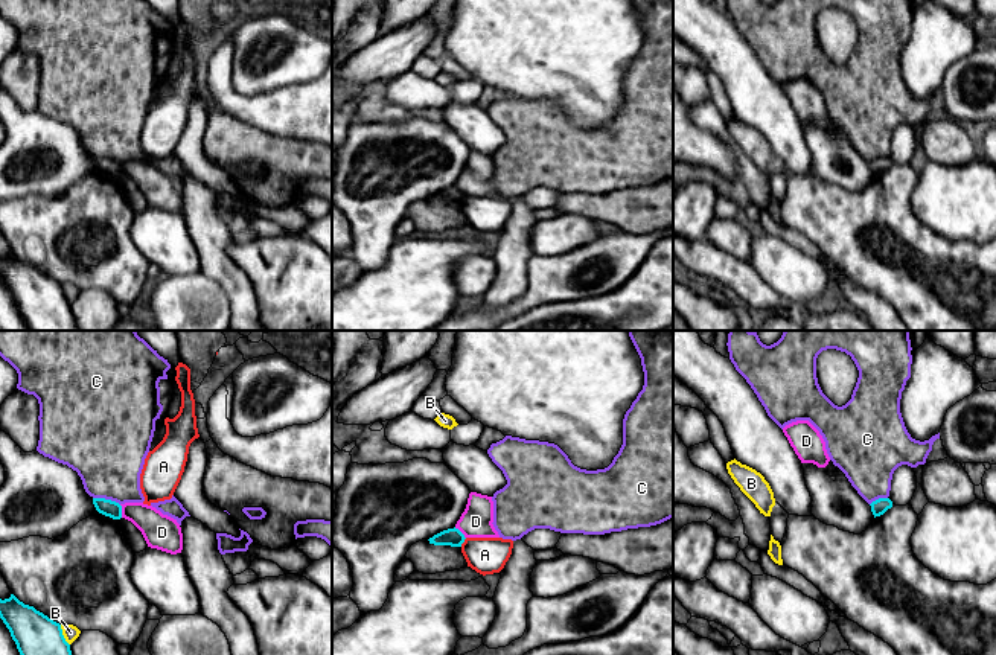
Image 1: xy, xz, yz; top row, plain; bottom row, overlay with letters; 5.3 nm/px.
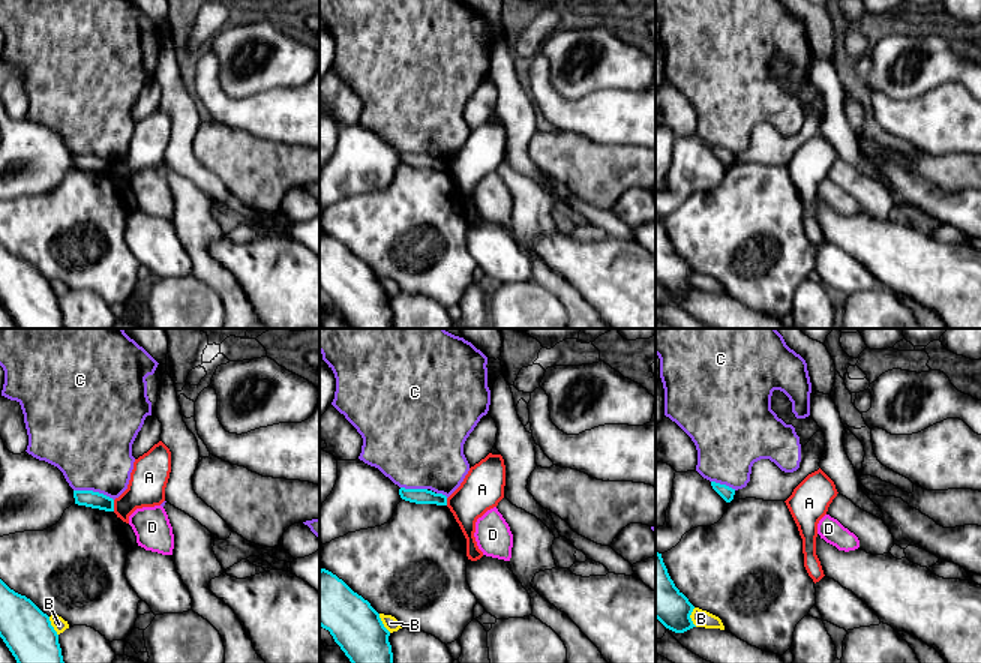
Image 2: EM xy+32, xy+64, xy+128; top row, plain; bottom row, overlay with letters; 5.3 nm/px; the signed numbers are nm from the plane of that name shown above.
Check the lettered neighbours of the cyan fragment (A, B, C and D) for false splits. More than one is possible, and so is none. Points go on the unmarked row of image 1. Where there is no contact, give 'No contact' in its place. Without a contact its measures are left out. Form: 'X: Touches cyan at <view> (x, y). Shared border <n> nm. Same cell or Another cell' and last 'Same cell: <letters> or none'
A: Touches cyan at xz (463, 200). Shared border 60 nm. Another cell
B: Touches cyan at xy (63, 294). Shared border 120 nm. Another cell
C: Touches cyan at xy (107, 159). Shared border 150 nm. Another cell
D: Touches cyan at xy (121, 169). Shared border 70 nm. Another cell
Same cell: none

